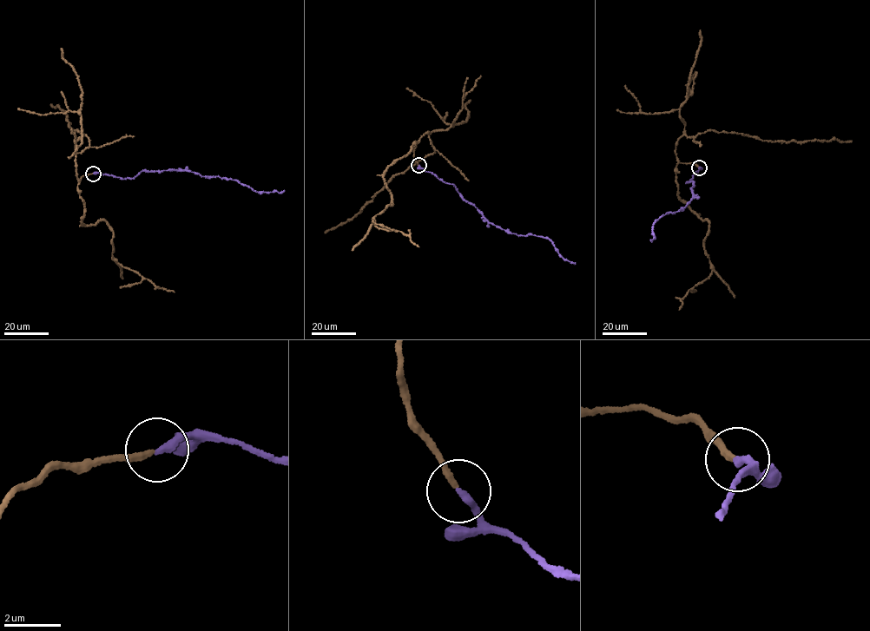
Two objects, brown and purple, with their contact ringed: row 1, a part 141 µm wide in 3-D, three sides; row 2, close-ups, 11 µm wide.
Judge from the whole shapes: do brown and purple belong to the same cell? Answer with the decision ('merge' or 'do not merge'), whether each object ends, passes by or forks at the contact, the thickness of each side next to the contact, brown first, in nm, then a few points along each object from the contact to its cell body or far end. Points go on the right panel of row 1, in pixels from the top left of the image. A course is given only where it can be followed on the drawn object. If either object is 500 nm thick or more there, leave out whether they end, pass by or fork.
merge | brown ends | purple ends | 200/260 nm | brown via (699, 167), (679, 162), (675, 155), (675, 143), (684, 134), (690, 137), (712, 130), (773, 141), (851, 141) | purple via (699, 167), (686, 183), (693, 181), (693, 197), (679, 211), (655, 220), (651, 239)

